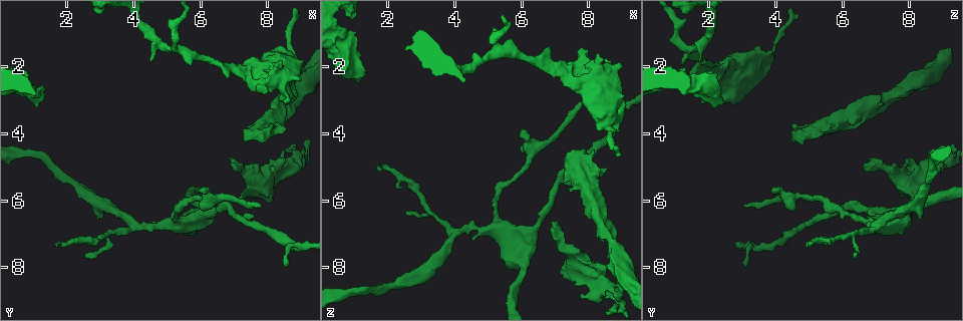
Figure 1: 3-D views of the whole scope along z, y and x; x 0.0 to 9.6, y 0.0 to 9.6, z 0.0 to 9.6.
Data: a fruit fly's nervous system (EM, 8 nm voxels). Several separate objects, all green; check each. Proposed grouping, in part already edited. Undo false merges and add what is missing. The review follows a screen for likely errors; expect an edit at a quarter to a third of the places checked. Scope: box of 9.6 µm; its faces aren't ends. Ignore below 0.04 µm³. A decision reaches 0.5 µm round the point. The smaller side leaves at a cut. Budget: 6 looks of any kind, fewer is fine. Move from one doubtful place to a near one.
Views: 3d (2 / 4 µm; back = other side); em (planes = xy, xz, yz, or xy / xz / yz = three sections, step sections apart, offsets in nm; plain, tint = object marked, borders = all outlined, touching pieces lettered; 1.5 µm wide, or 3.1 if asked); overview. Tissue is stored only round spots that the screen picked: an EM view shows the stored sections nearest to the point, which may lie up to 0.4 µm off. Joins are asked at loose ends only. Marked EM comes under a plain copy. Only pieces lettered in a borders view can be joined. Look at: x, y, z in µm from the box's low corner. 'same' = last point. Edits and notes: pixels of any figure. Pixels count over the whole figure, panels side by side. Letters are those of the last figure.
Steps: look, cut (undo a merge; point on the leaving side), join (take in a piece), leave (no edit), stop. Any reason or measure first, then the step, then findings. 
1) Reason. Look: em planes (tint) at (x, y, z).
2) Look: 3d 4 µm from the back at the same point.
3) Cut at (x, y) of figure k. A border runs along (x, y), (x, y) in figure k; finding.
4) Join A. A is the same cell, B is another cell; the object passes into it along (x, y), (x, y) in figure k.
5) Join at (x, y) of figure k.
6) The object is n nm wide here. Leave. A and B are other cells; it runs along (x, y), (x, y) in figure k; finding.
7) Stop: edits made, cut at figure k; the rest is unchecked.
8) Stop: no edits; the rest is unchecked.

An open end. Look: 3d 2 µm at (8.50, 3.90, 5.05).

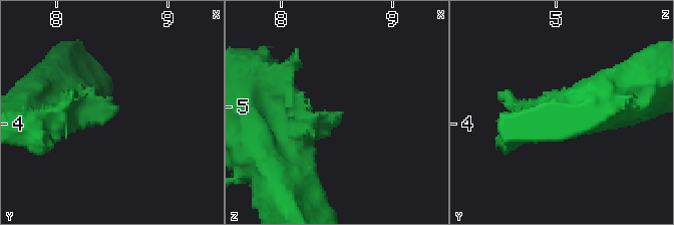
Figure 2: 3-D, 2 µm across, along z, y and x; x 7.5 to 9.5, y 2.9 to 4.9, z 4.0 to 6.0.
Look: em planes (tint) at (8.52, 3.92, 5.06).

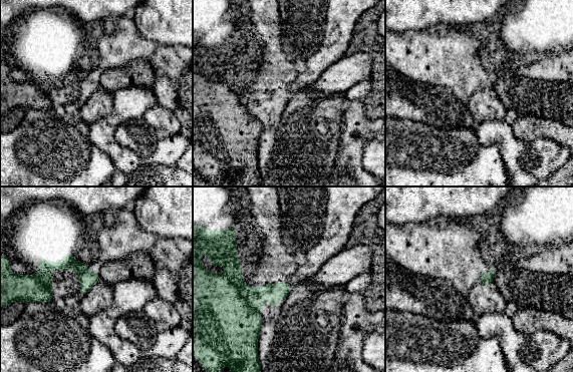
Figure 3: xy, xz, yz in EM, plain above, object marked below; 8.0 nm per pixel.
What lies round it. Look: em planes (borders) at the same point.

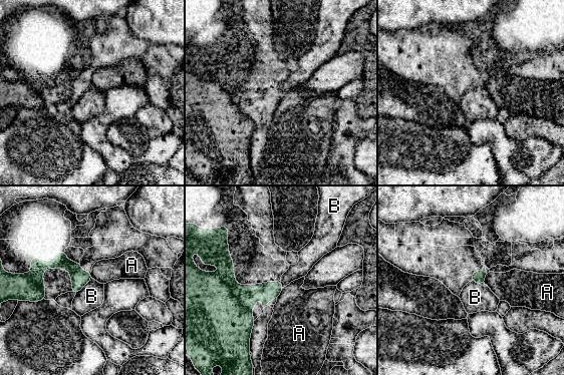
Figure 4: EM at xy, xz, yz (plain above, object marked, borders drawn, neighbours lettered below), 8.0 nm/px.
The longest contact is with B, 190 nm. Leave. A and B are other cells; none of them fits.

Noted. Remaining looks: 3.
Free end. Look: 3d 4 µm at (6.95, 4.85, 6.60).

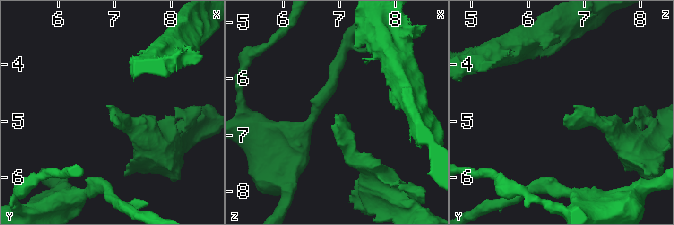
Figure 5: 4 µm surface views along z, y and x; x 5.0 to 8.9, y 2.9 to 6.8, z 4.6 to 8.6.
Shape alone is not enough. Look: em xz step 4 (borders) at (7.00, 4.90, 6.60).

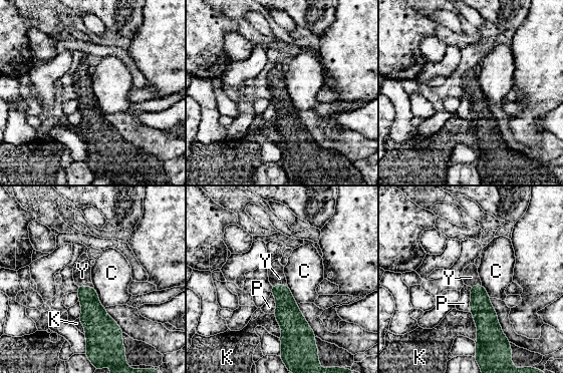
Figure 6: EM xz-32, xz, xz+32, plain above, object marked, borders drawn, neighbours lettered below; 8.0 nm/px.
Look: em planes (borders) at the same point.

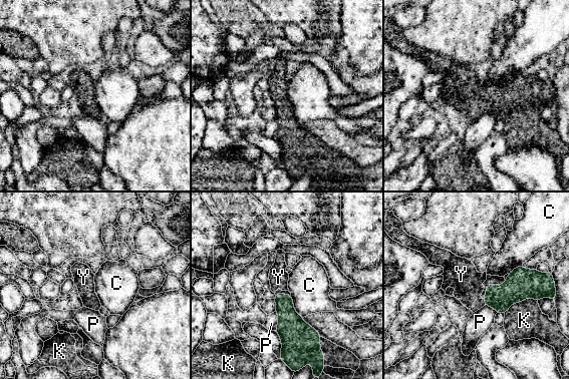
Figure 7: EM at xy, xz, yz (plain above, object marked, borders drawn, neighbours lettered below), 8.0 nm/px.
Join Y. Y is the same cell, C, K and P are other cells; the object passes into it along (512, 291), (484, 302), (468, 283) in figure 7; the neuron continues.

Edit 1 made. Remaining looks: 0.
Stop: edits made, join at figure 7; the rest is unchecked.

